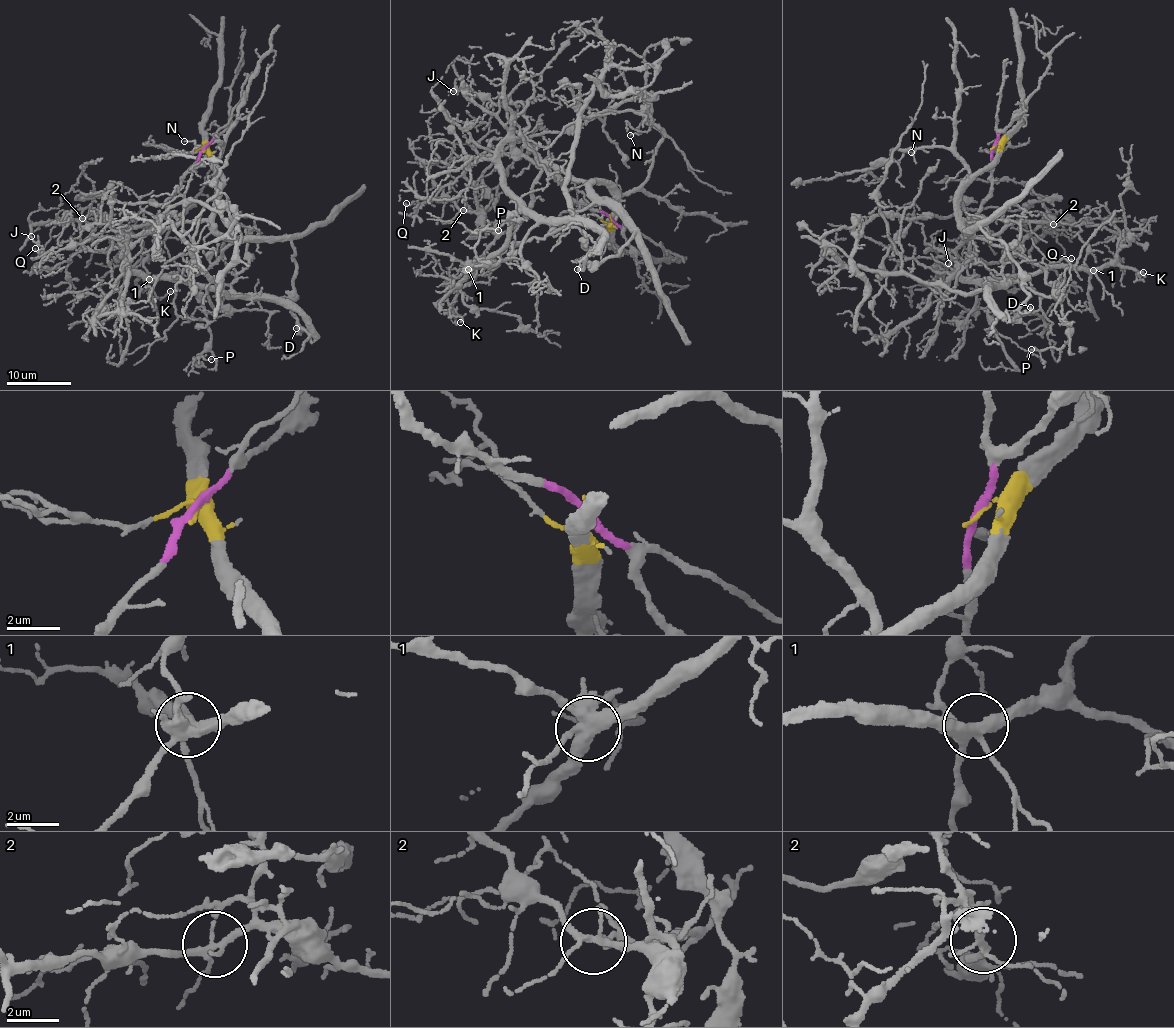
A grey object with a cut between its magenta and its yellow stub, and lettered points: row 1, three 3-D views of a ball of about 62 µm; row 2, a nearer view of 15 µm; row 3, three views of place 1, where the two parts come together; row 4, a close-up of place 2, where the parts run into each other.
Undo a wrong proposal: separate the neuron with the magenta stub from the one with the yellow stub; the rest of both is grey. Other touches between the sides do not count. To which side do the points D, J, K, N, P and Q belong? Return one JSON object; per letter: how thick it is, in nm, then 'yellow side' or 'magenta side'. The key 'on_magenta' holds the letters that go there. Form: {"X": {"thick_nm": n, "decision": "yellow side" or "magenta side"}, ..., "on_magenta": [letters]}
{"D": {"thick_nm": 110, "decision": "yellow side"}, "J": {"thick_nm": 100, "decision": "yellow side"}, "K": {"thick_nm": 140, "decision": "magenta side"}, "N": {"thick_nm": 80, "decision": "yellow side"}, "P": {"thick_nm": 100, "decision": "yellow side"}, "Q": {"thick_nm": 100, "decision": "yellow side"}, "on_magenta": ["K"]}

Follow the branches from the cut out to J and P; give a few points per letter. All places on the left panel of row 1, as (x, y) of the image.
J: (205, 150), (222, 182), (209, 218), (132, 236), (94, 237), (55, 251), (45, 252), (30, 237)
P: (205, 150), (222, 182), (213, 222), (232, 242), (191, 281), (210, 335), (208, 348), (193, 359), (211, 359)

